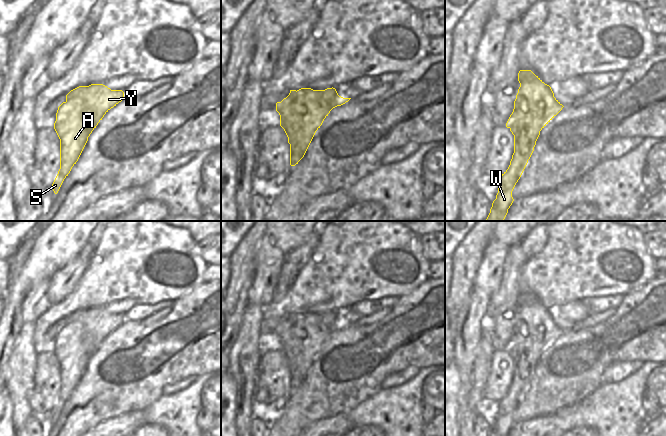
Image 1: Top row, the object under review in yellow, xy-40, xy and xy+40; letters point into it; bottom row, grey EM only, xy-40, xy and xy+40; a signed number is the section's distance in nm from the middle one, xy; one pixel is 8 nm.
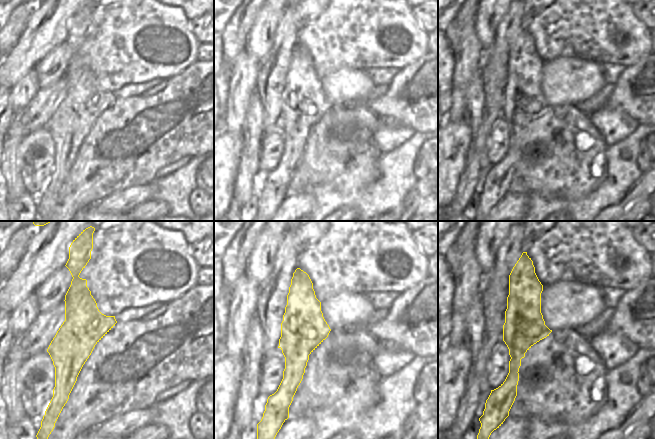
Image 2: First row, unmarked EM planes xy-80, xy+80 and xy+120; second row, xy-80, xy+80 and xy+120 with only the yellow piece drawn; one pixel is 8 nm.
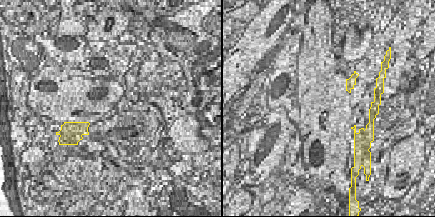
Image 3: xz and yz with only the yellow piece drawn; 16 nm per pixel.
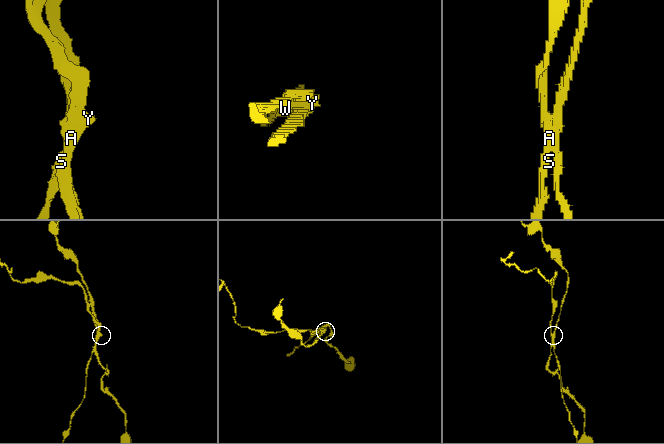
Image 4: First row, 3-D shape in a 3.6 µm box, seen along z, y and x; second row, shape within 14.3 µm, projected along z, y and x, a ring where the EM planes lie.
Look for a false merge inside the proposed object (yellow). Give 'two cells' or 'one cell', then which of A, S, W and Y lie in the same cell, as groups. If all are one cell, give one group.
two cells; groups A S Y / W

